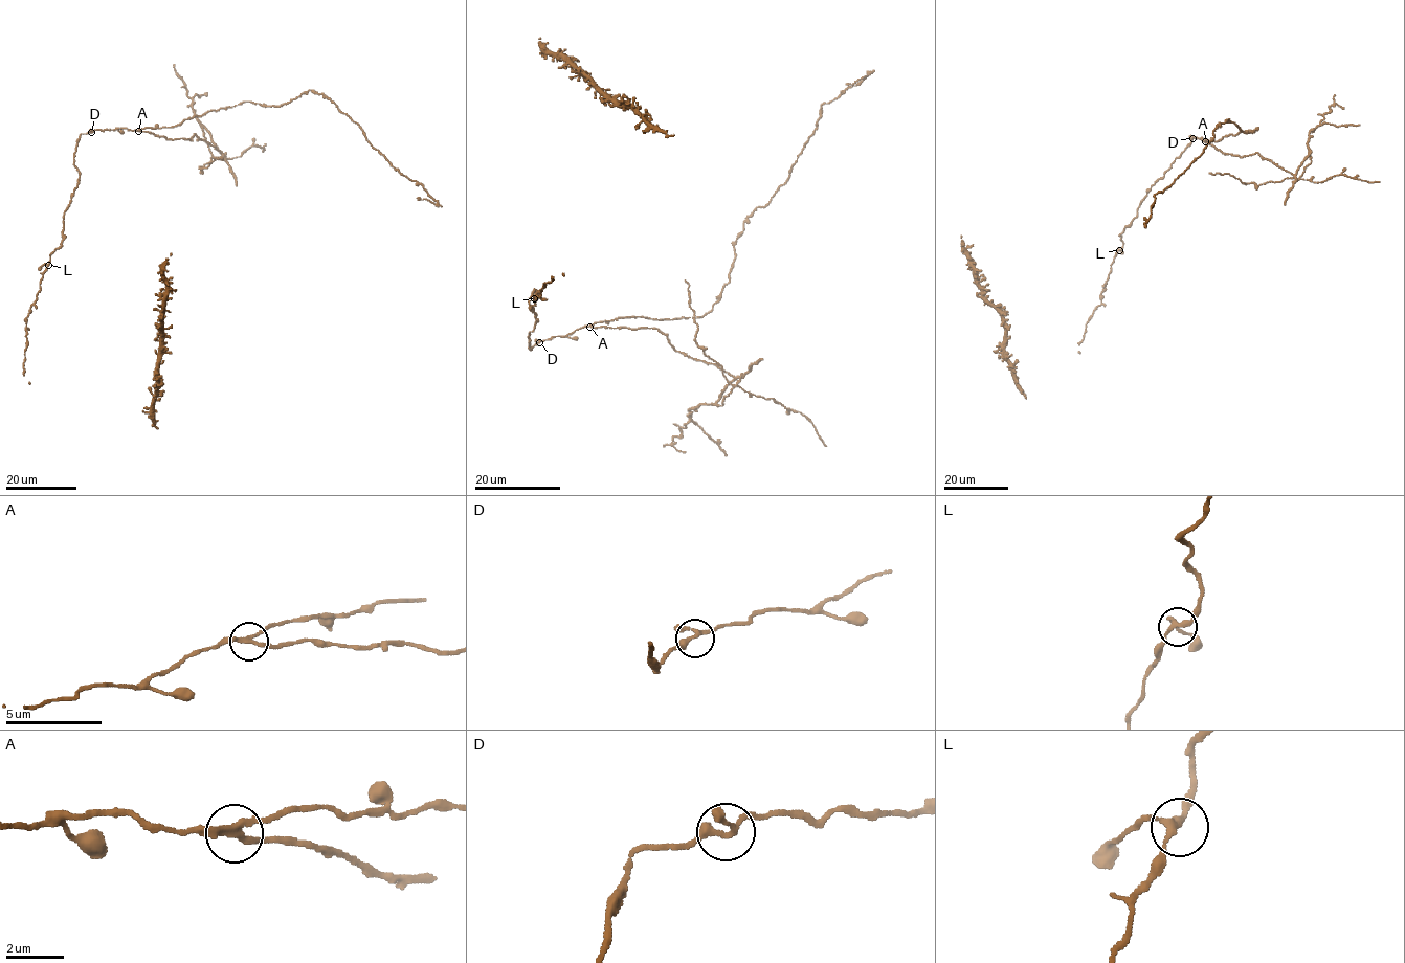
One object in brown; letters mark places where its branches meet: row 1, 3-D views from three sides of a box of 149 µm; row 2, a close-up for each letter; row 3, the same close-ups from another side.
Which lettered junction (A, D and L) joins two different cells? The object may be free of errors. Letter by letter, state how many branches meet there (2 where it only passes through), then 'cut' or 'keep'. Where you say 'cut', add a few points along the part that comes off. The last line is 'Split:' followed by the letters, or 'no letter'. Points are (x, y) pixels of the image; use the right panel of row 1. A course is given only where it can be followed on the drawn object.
A: 3 | cut | (1205, 141), (1228, 154), (1257, 153), (1297, 179), (1258, 185), (1243, 183), (1228, 174), (1209, 173)
D: 3 | keep
L: 3 | keep
Split: A

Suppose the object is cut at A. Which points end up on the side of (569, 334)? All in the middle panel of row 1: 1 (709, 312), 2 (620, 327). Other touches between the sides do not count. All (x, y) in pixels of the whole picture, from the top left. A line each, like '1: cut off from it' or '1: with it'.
1: with it
2: cut off from it

